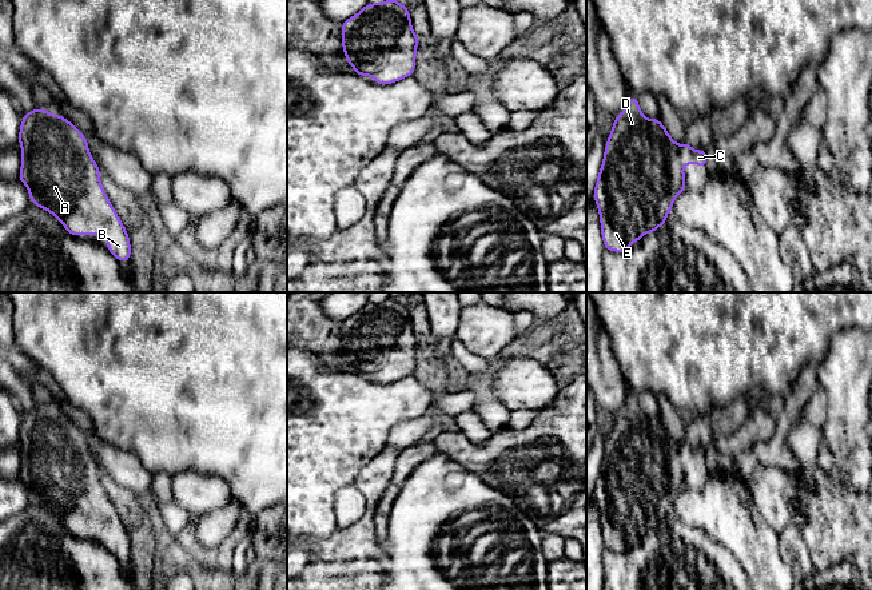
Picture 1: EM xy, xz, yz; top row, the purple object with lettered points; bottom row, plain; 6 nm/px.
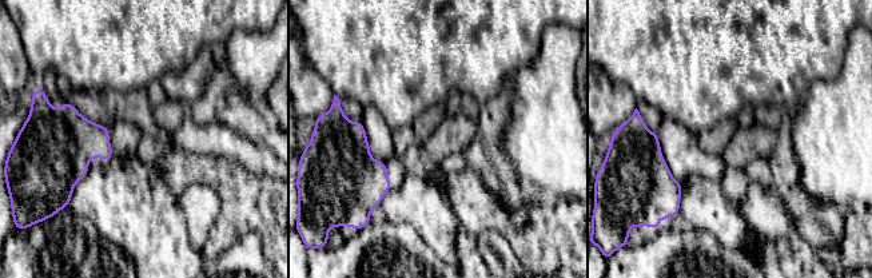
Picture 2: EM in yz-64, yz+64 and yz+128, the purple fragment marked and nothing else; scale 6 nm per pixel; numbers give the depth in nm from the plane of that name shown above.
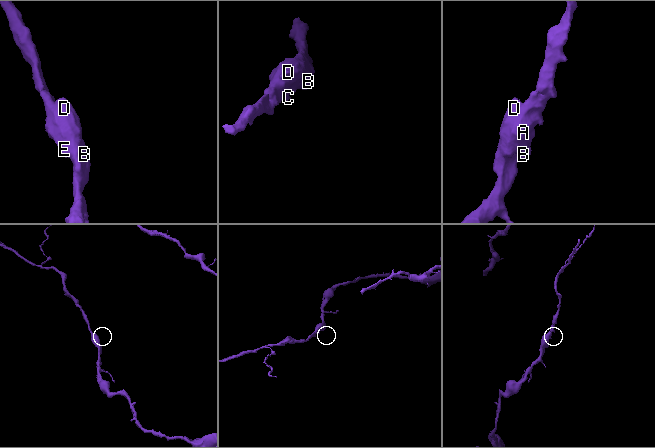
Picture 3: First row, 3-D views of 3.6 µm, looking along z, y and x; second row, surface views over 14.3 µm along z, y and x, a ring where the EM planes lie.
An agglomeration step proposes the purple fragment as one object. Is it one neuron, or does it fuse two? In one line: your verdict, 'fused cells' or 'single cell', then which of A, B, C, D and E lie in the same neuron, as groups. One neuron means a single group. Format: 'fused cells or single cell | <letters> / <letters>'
single cell | A B C D E

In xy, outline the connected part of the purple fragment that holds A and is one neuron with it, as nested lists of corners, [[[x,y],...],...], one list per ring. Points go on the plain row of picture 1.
[[[35,407],[23,412],[19,430],[21,466],[19,479],[27,485],[32,503],[52,513],[69,534],[105,534],[107,549],[118,561],[131,559],[130,535],[100,479],[87,436],[61,414]]]

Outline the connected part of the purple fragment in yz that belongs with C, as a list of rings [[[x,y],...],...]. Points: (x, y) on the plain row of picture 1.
[[[630,394],[625,410],[614,415],[593,491],[605,549],[626,551],[634,539],[644,539],[644,531],[652,534],[666,523],[674,498],[688,487],[684,465],[697,462],[705,467],[708,454],[704,449],[694,450],[686,439],[678,445],[660,418],[645,416],[638,398]]]

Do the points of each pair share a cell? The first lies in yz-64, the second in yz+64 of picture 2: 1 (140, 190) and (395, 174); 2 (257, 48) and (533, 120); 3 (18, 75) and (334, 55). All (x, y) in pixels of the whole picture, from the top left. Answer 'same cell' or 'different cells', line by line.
1: different cells
2: same cell
3: different cells

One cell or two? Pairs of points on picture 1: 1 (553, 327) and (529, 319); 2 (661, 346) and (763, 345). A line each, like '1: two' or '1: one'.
1: two
2: one

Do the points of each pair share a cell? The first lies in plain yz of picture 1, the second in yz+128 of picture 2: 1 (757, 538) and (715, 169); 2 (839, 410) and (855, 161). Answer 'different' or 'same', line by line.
1: different
2: same

